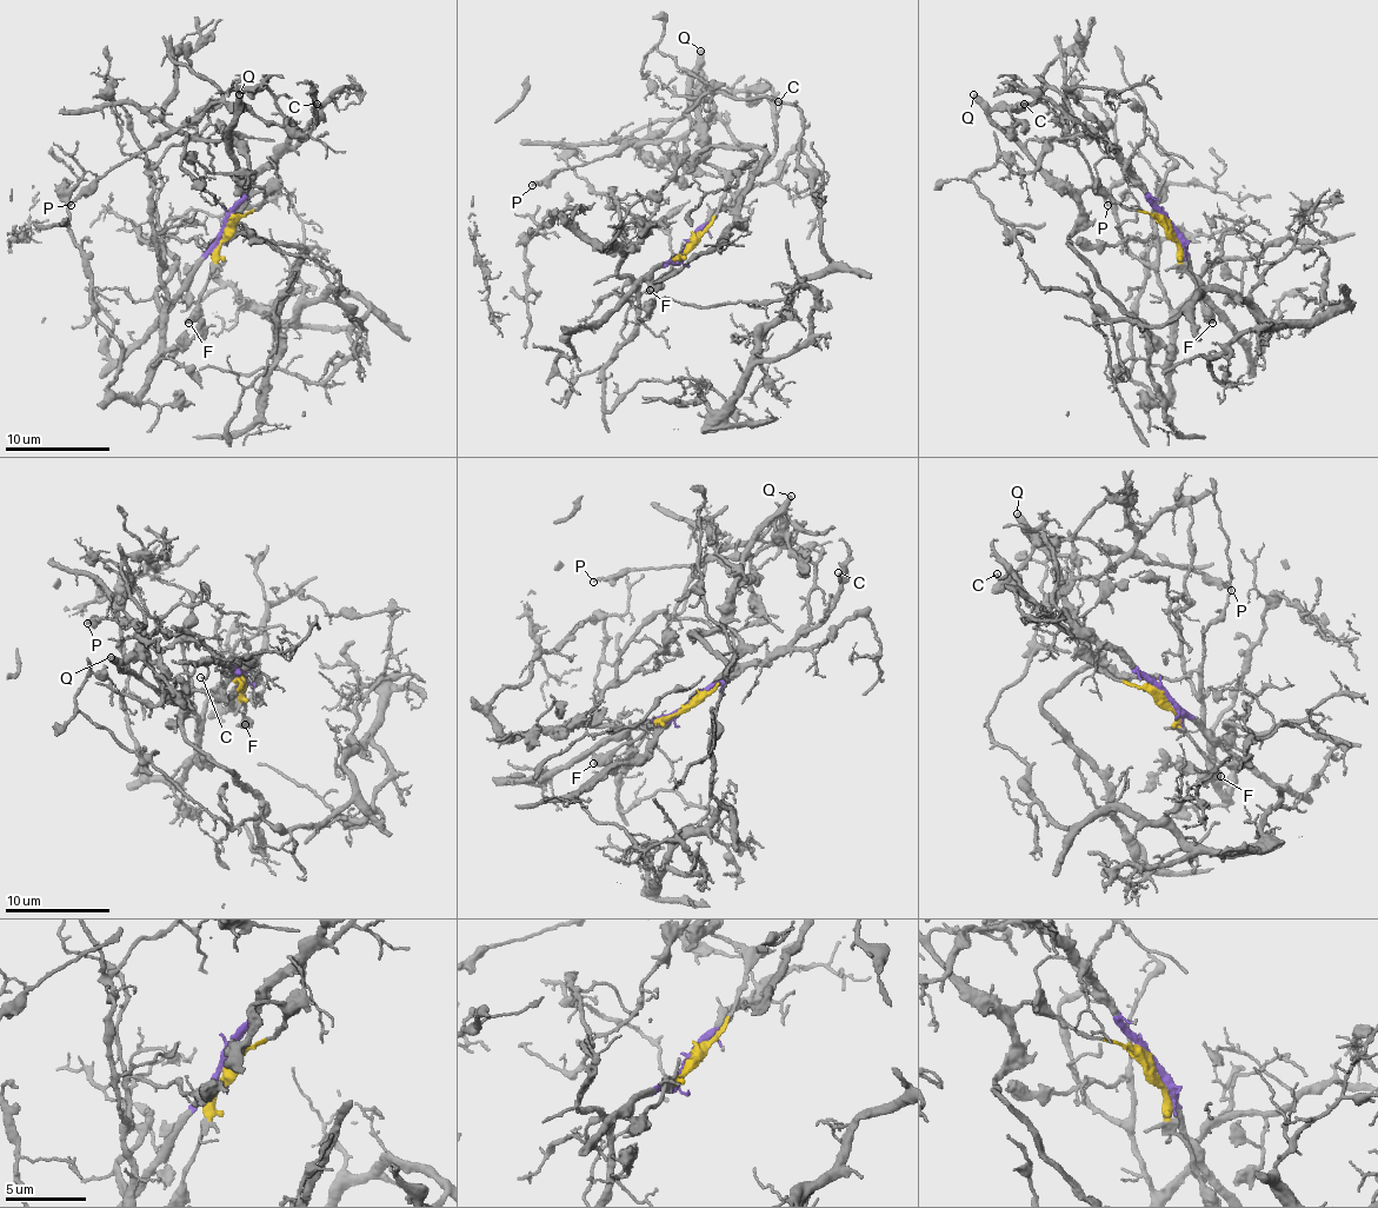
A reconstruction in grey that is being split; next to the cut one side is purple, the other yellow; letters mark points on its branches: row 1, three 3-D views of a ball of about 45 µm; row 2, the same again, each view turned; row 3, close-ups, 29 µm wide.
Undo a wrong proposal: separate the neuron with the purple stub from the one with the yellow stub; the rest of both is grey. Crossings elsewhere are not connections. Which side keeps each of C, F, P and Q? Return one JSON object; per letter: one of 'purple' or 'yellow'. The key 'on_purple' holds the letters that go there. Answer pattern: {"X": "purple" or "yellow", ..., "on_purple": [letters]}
{"C": "purple", "F": "yellow", "P": "yellow", "Q": "yellow", "on_purple": ["C"]}

